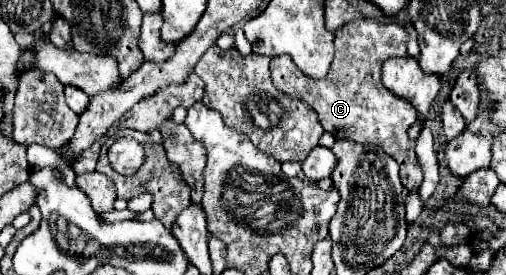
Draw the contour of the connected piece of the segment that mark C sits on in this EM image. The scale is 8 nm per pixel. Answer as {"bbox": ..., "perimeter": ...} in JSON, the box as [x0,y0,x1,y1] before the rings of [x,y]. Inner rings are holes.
{"bbox":[272,20,422,192],"perimeter":[[[352,20],[336,30],[336,56],[330,72],[322,80],[304,76],[290,56],[272,58],[272,82],[288,94],[298,94],[318,114],[326,132],[332,130],[338,138],[350,138],[358,144],[374,144],[388,152],[400,164],[400,182],[408,192],[416,192],[422,184],[422,166],[414,152],[414,142],[408,138],[408,128],[416,124],[416,108],[396,94],[388,92],[380,82],[382,64],[388,58],[406,56],[406,30],[394,20],[372,22]]]}

